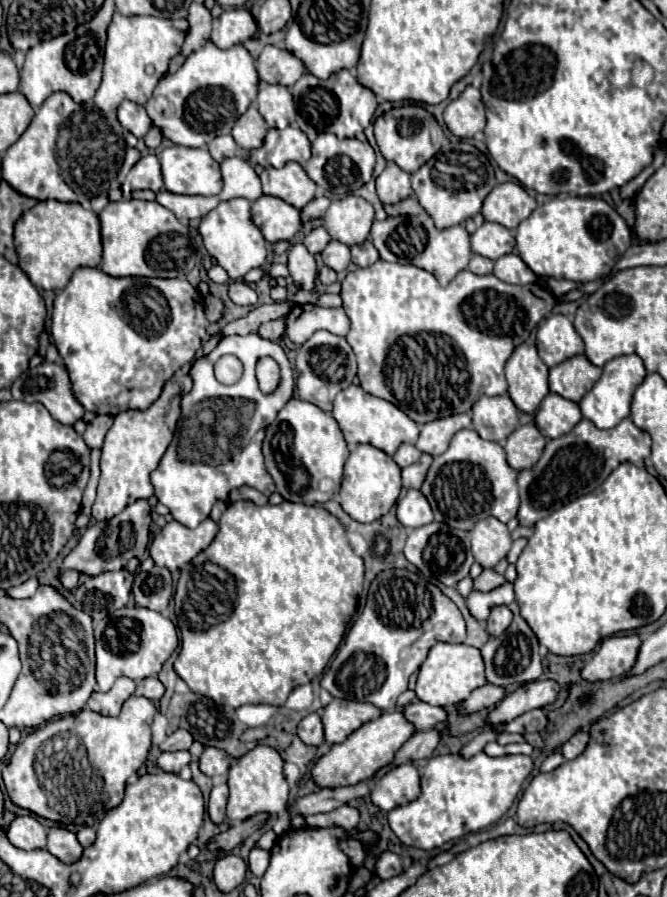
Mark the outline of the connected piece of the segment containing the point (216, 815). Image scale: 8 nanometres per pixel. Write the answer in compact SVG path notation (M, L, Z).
M227 784L215 786L215 788L211 790L211 798L209 798L209 804L207 804L207 812L209 812L209 818L211 818L213 824L221 824L221 822L225 820L227 796L229 796Z

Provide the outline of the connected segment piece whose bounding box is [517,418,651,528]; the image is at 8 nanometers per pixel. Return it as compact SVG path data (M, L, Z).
M583 418L569 434L549 440L539 462L533 468L519 472L519 524L531 528L535 522L559 510L563 504L569 504L571 500L593 492L621 462L639 464L649 454L651 436L645 430L637 428L629 418L625 418L611 430L599 430L591 420Z

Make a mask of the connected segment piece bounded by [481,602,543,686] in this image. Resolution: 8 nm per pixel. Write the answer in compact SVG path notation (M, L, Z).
M515 602L509 604L509 610L513 612L513 622L505 630L505 634L497 638L489 638L487 644L481 648L485 668L487 668L487 682L495 686L511 686L511 684L525 684L531 680L537 680L543 672L541 658L539 658L539 642L533 630L527 626L527 622L519 614L519 606Z

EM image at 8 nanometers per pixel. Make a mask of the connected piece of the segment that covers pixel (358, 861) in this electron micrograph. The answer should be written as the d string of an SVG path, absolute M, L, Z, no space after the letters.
M347 840L347 842L343 842L343 850L345 850L345 854L351 858L351 864L353 866L361 866L363 864L363 860L365 860L365 848L361 846L361 842L357 842L357 840Z

